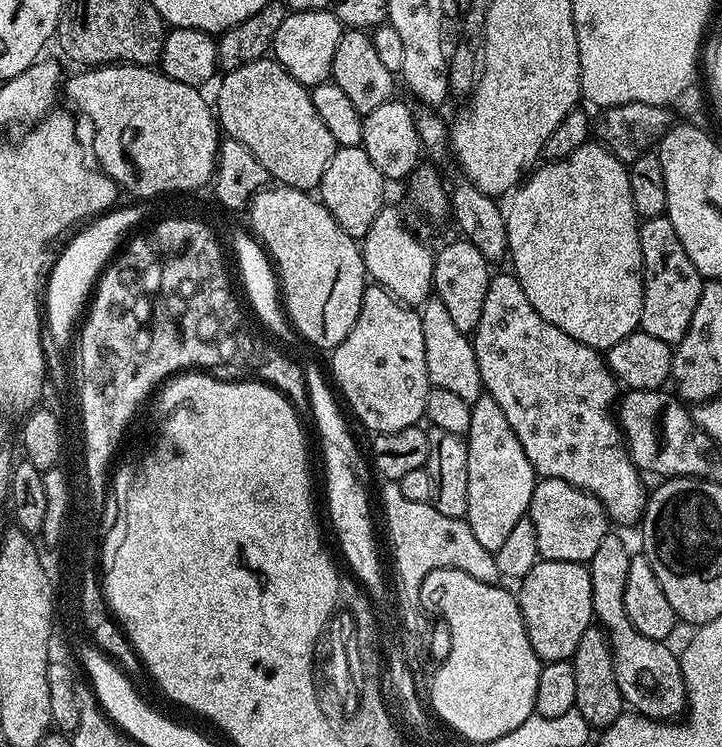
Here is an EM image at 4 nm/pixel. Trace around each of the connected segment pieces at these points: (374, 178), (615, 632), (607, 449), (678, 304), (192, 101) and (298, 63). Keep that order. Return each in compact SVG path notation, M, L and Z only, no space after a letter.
M337 147L334 158L330 158L330 166L326 166L326 174L322 174L322 182L318 189L318 199L330 210L330 214L354 238L363 238L374 226L374 218L386 206L384 200L386 181L383 174L370 162L370 154L359 148Z
M609 534L602 538L602 546L594 550L592 559L586 564L592 583L592 610L612 645L614 674L625 705L633 713L649 716L651 720L672 722L685 715L688 688L684 684L679 655L675 651L672 653L665 641L638 634L626 614L626 574L632 557L622 537Z
M512 274L493 275L489 279L486 302L482 302L482 318L478 318L478 326L470 339L485 393L502 406L506 422L510 422L514 434L518 434L518 442L522 442L522 450L526 450L526 458L530 458L537 473L541 477L570 482L599 498L613 525L632 524L635 520L637 523L644 515L645 477L632 461L614 415L618 381L609 370L607 359L597 349L570 338L570 334L546 322L546 318L534 310L524 287Z
M667 215L645 219L639 229L640 253L644 263L644 301L640 311L640 328L646 334L654 334L654 338L662 338L662 342L675 346L692 325L692 315L700 301L702 277L694 262L690 262Z
M109 64L107 66L92 66L87 70L80 70L77 76L72 76L63 81L62 96L70 103L76 104L75 111L89 116L91 127L104 130L120 128L120 140L130 140L130 134L148 134L148 142L156 142L164 150L164 189L183 188L186 194L192 194L195 188L200 188L204 183L211 181L216 175L216 156L220 152L222 139L221 129L213 108L203 96L200 88L186 86L186 82L174 82L164 72L152 66L142 64Z
M328 8L305 12L289 11L282 26L278 26L278 34L274 34L271 55L286 69L290 78L311 90L319 84L329 83L341 31L340 19L337 18L335 11Z

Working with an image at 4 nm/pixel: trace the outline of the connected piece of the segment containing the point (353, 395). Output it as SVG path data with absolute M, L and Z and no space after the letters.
M369 283L365 287L362 294L362 310L358 314L350 334L346 334L342 343L331 349L330 356L332 356L332 374L330 372L330 376L339 395L341 397L344 395L348 399L353 414L369 428L369 433L379 434L406 430L417 427L425 419L424 411L430 385L426 370L426 350L422 338L420 313L401 304L379 284Z

